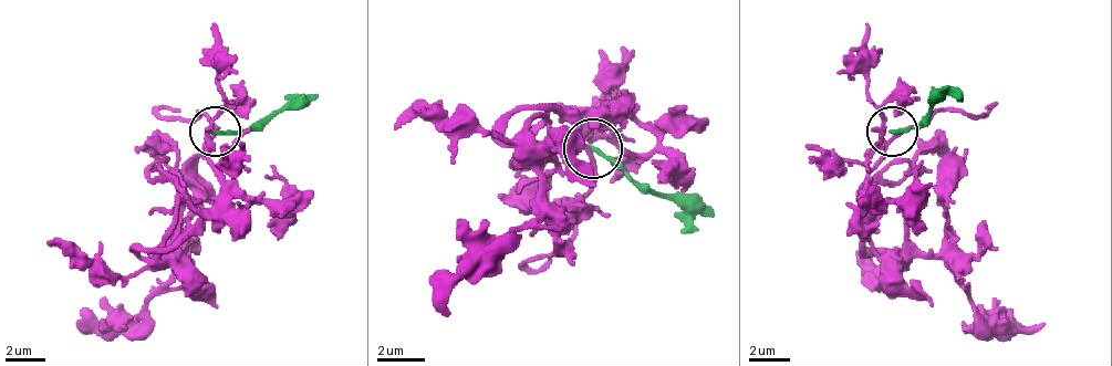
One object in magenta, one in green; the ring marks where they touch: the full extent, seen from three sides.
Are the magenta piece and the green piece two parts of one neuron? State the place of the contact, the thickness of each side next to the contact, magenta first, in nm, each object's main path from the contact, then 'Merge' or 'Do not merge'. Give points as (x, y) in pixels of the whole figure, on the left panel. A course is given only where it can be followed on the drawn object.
Place: (215, 132). Thickness 160 nm (magenta) against 180 nm. Course of magenta: (211, 131), (206, 160), (221, 174), (221, 195), (206, 209), (180, 206), (170, 279), (136, 314), (91, 323). Course of green: (216, 131), (241, 132), (271, 112), (301, 107), (317, 93). Do not merge

